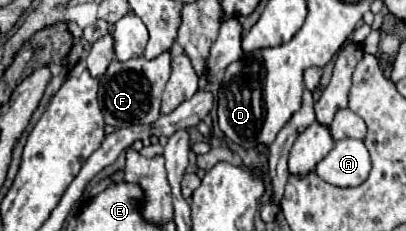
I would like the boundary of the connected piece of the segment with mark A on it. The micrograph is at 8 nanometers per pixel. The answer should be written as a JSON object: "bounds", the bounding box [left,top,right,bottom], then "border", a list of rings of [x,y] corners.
{"bounds":[315,140,371,186],"border":[[[339,140],[333,150],[317,164],[315,172],[333,186],[359,186],[367,180],[371,160],[361,140]]]}

